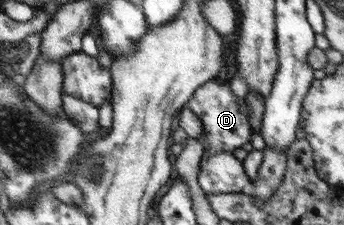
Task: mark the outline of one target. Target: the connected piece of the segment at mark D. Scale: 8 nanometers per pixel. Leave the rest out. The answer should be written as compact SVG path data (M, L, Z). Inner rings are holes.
M218 77L212 79L210 83L204 83L199 90L196 90L195 97L188 102L187 108L203 120L206 128L199 139L204 147L203 157L218 155L222 151L236 151L238 147L250 143L252 127L248 121L246 102L242 103L238 97L234 97L228 83L222 83Z

